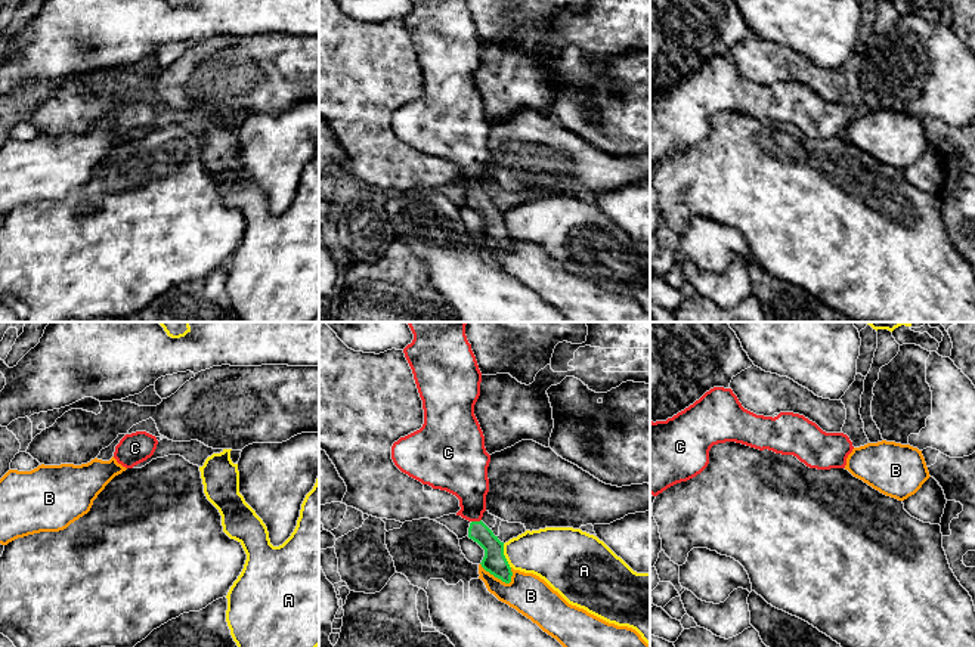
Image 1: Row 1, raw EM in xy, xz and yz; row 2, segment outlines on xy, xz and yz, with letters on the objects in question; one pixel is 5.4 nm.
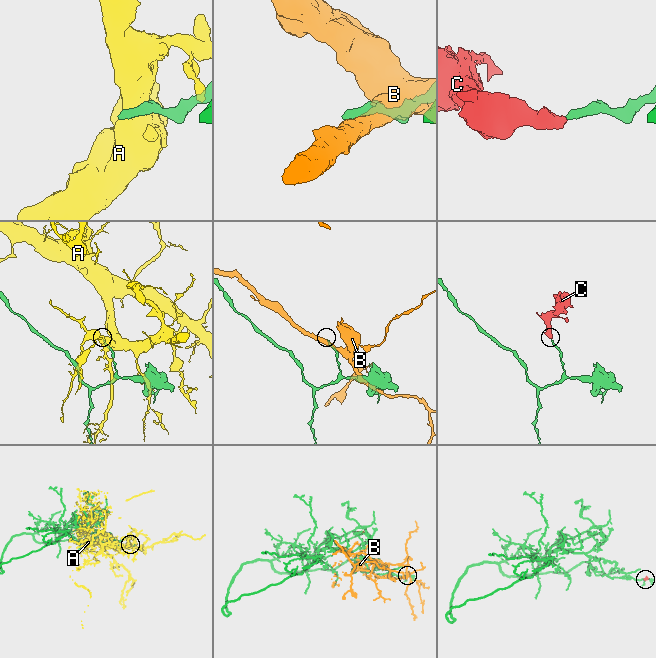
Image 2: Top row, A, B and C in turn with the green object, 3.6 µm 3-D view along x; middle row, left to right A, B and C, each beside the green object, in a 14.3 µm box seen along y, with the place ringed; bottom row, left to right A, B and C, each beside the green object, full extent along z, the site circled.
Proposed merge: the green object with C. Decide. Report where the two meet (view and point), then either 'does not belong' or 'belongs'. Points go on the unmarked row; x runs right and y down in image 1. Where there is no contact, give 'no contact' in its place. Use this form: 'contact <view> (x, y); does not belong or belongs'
contact xz (476, 191); belongs

